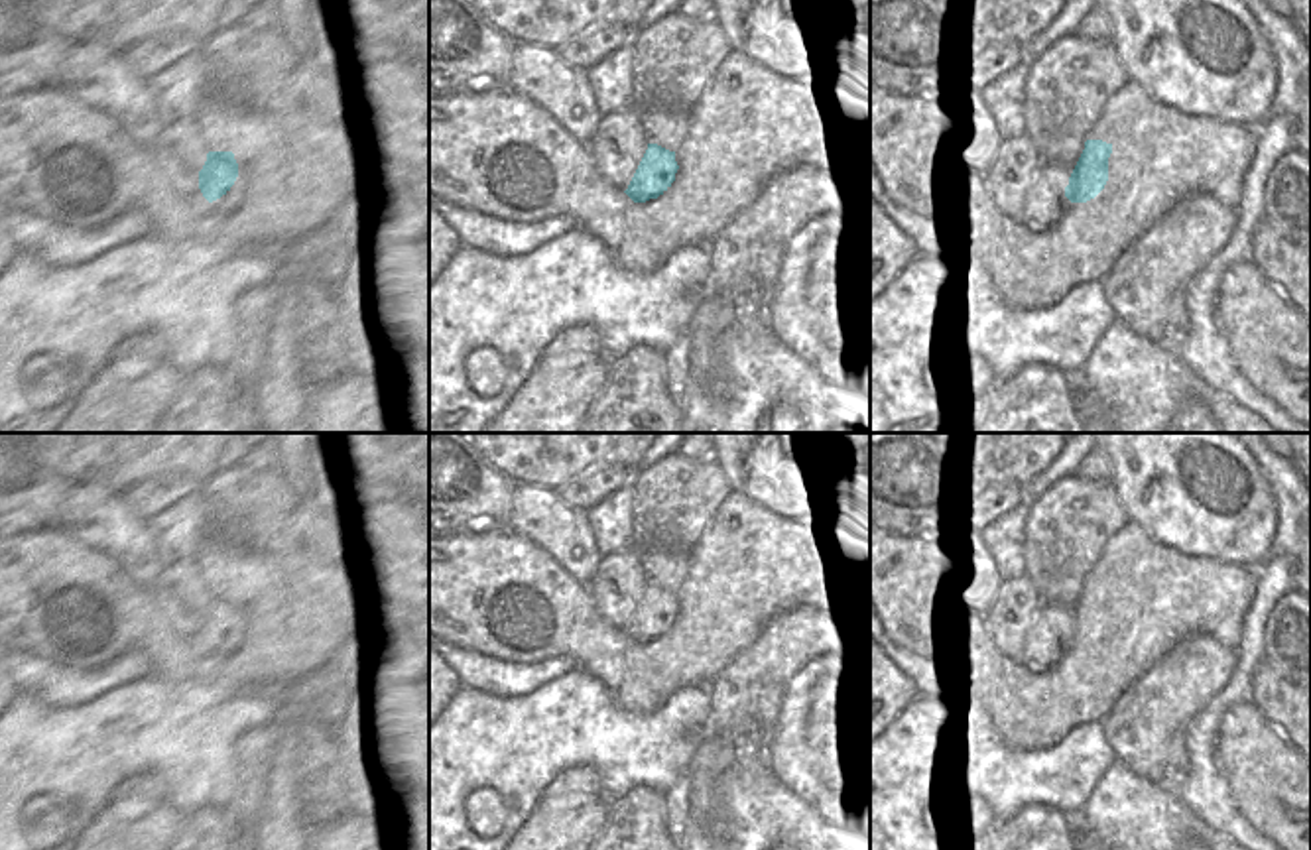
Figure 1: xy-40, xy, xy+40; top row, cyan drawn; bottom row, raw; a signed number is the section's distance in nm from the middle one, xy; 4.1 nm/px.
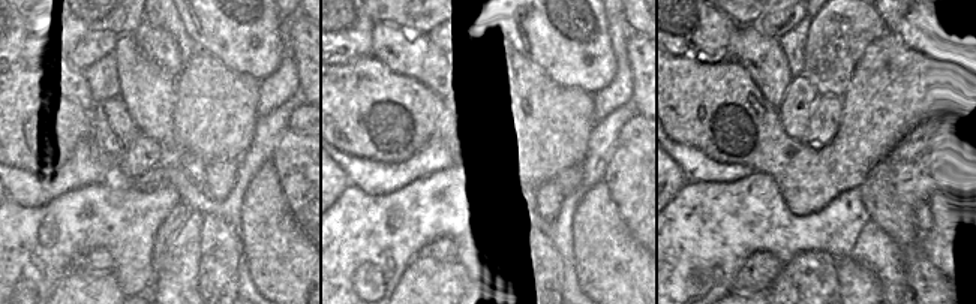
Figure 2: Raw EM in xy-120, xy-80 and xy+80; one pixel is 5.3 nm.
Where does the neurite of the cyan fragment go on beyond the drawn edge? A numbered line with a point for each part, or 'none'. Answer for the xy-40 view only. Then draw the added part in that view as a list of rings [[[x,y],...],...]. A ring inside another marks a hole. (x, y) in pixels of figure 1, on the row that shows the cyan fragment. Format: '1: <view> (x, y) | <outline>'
1: xy-40 (184, 223) | [[[199,173],[193,177],[189,187],[185,187],[177,193],[191,197],[193,212],[175,216],[175,234],[173,236],[163,228],[161,222],[154,222],[150,228],[154,234],[163,238],[171,248],[191,244],[191,232],[193,232],[195,224],[199,222],[199,218],[203,216],[203,212],[207,211],[207,207],[211,205],[199,189]]]

